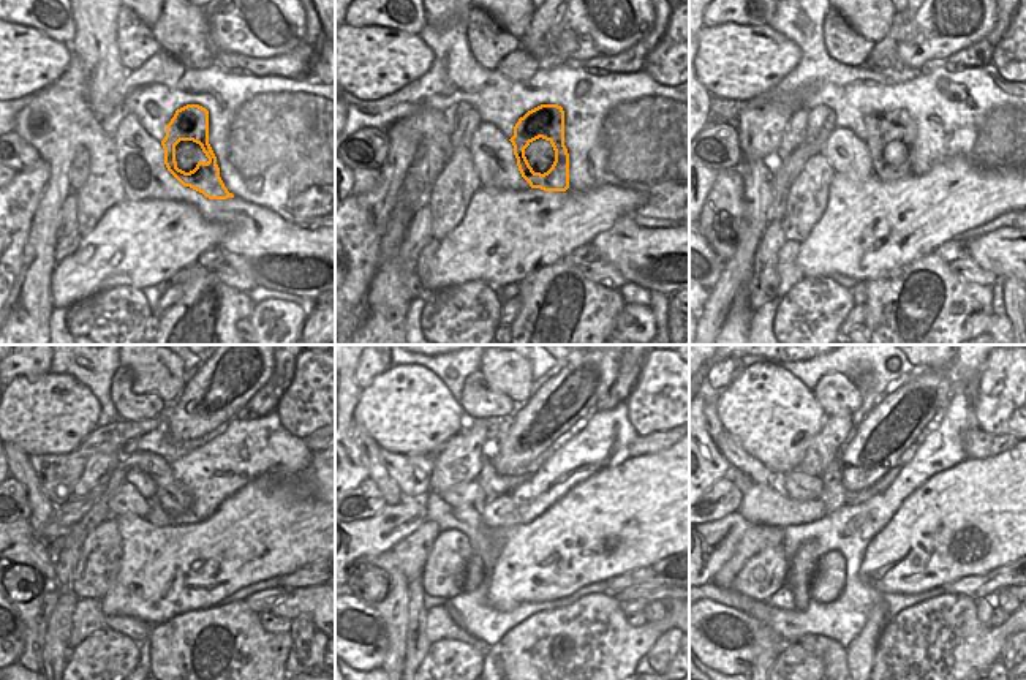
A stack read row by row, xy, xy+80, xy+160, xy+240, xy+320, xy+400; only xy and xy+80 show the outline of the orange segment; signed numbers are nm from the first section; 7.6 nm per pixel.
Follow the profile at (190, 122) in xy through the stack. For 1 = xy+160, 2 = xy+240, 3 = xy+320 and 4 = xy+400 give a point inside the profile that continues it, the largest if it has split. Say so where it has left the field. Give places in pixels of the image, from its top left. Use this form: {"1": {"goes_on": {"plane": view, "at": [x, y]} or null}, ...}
{"1": {"goes_on": {"plane": "xy+160", "at": [882, 127]}}, "2": {"goes_on": {"plane": "xy+240", "at": [174, 497]}}, "3": {"goes_on": {"plane": "xy+320", "at": [411, 554]}}, "4": {"goes_on": {"plane": "xy+400", "at": [764, 574]}}}

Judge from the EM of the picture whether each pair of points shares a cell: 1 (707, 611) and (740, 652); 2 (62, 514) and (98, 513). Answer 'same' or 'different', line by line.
1: same
2: different

